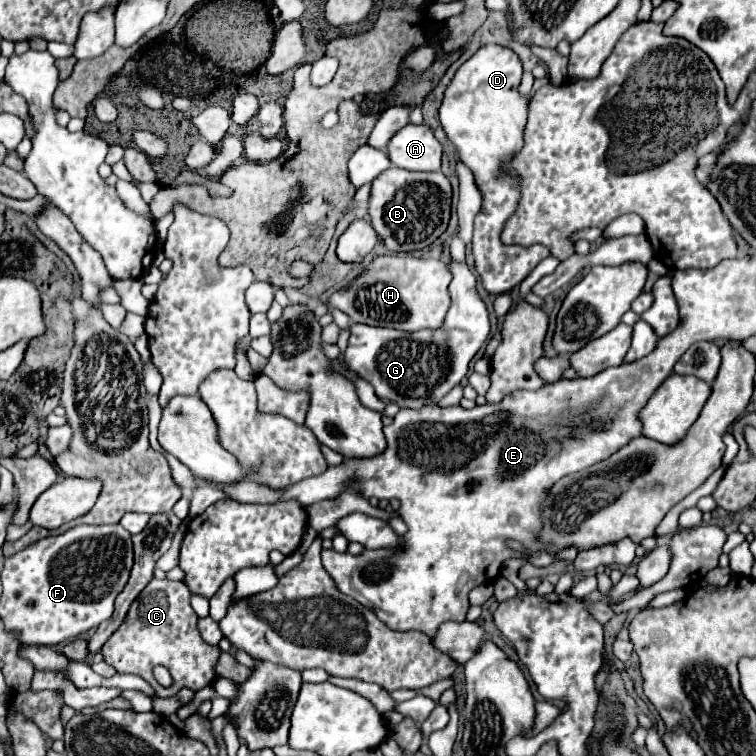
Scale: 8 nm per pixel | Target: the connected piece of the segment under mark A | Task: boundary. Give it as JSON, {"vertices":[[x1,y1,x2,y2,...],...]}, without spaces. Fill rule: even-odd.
{"vertices":[[406,124,388,142,388,156,404,170,434,172,442,166,442,146,426,124]]}

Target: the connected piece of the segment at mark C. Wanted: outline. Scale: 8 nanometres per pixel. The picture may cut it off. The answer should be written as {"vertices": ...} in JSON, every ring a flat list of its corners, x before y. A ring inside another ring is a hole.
{"vertices":[[152,578,142,594,132,602,126,622,110,636,102,648,102,654,104,660,116,668,116,672,138,674,154,686,160,698,170,698,180,688,192,688,196,692,214,684,220,648,202,640,198,630,198,616,190,606,190,590,186,590,186,584,168,578],[158,664,170,670,174,680,170,688,164,688,156,682,152,668]]}

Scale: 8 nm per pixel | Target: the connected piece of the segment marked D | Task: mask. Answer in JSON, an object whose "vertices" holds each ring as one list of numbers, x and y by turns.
{"vertices":[[482,46,456,70,440,106,440,124,448,140,454,144,458,160,472,170,476,186,484,198,482,210,474,220,472,252,476,258,476,270,482,276,482,284,492,294,512,290,536,268,540,260,550,256,550,250,542,244,524,248,506,246,500,240,504,224,516,212,522,196,518,174,504,170,504,164,510,164,514,154,524,146,524,126,528,120,530,96,520,94,520,78,522,62,510,48]]}

